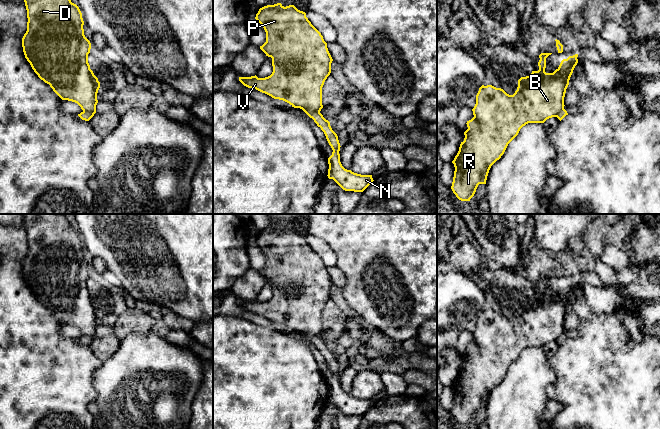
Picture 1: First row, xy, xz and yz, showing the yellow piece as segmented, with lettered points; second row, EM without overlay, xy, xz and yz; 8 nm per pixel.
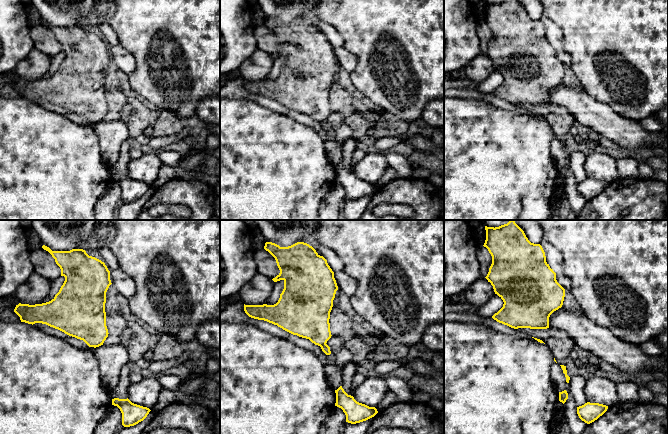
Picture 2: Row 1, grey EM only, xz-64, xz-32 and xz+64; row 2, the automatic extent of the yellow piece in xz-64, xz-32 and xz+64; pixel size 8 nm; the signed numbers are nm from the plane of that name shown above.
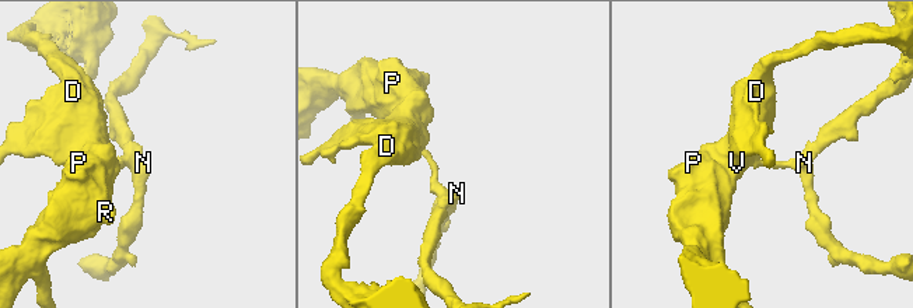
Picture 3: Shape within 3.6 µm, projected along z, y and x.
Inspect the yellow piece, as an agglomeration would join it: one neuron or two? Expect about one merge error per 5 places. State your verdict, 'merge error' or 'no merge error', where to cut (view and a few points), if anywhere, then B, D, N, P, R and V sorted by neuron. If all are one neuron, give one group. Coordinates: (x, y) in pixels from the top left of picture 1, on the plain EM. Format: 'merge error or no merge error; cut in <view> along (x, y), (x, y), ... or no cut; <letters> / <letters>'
merge error; cut in xz along (302, 332), (308, 335), (319, 336); B D P R V / N

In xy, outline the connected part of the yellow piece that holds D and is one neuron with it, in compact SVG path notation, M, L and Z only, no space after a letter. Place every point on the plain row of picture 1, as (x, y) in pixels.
M24 214L27 234L27 255L22 262L25 282L34 296L62 323L77 327L84 336L96 335L100 306L90 293L88 278L91 267L84 259L84 245L79 231L72 227L65 214Z

